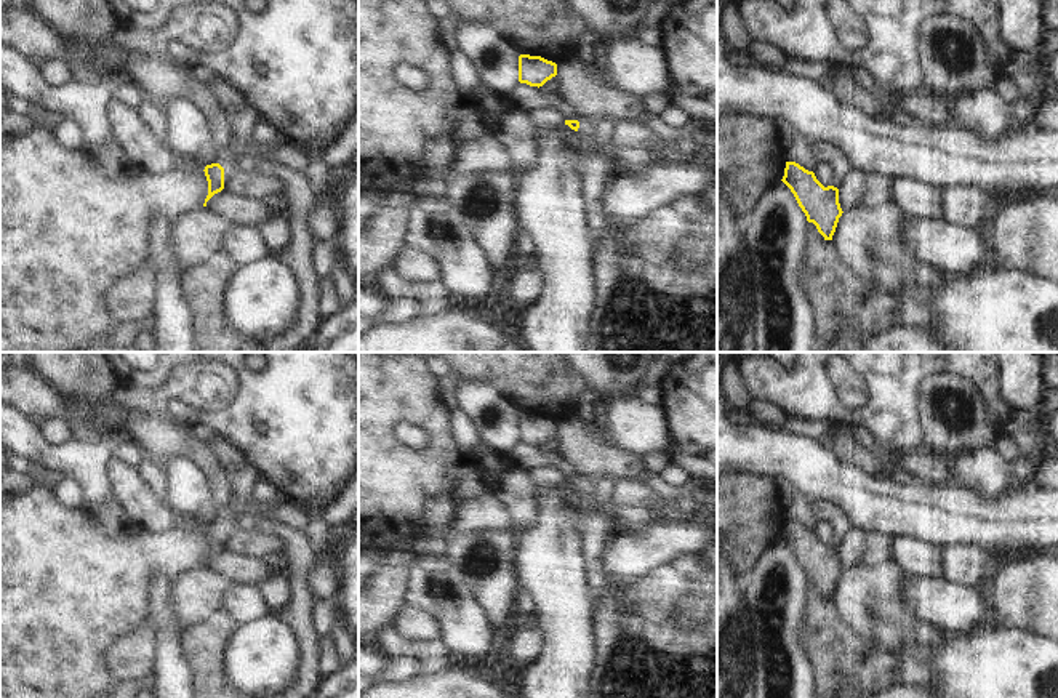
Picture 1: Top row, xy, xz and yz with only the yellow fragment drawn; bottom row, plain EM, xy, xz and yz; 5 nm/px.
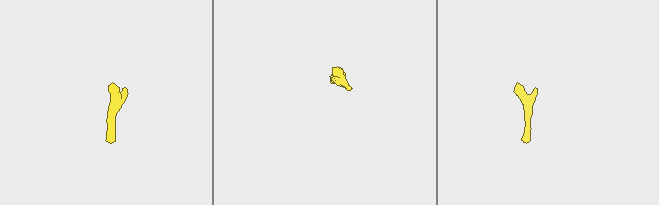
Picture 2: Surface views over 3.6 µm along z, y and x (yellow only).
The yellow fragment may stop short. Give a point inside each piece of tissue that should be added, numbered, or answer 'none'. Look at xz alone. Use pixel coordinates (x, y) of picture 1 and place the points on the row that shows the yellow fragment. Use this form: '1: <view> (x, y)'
1: xz (585, 128)

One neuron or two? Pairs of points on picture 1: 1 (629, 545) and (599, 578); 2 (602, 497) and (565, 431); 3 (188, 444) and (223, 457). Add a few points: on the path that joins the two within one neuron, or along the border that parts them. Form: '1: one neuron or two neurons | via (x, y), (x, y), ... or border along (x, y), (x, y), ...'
1: two neurons | border along (612, 535), (601, 559), (601, 569), (605, 577)
2: two neurons | border along (617, 479), (602, 474), (594, 482)
3: two neurons | border along (208, 445), (224, 473)

